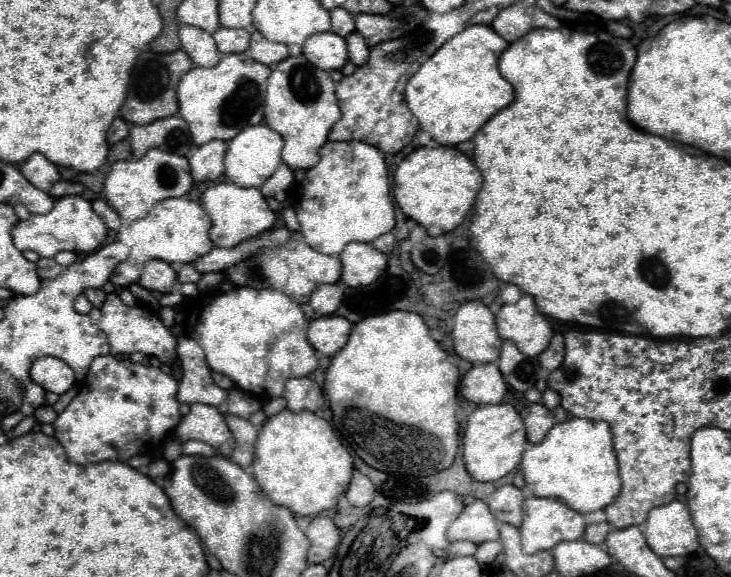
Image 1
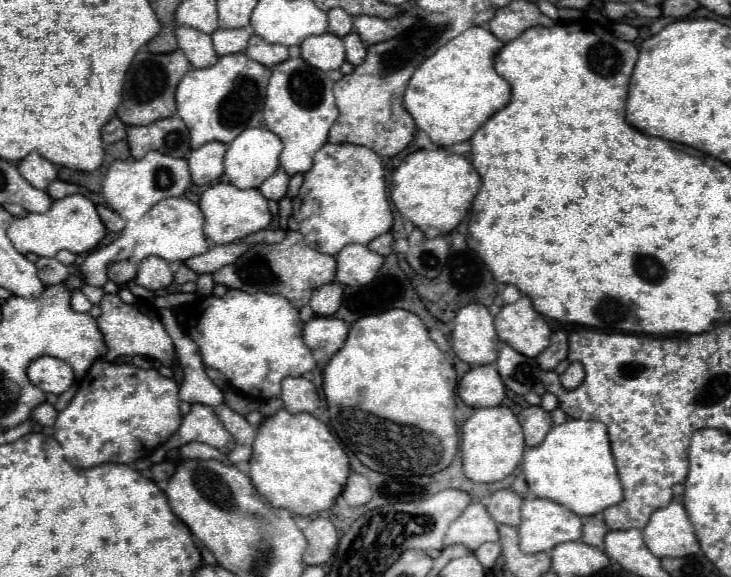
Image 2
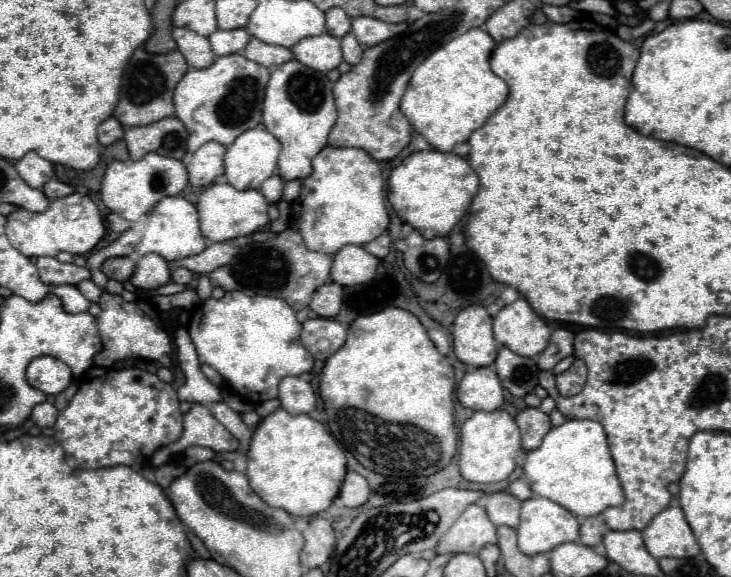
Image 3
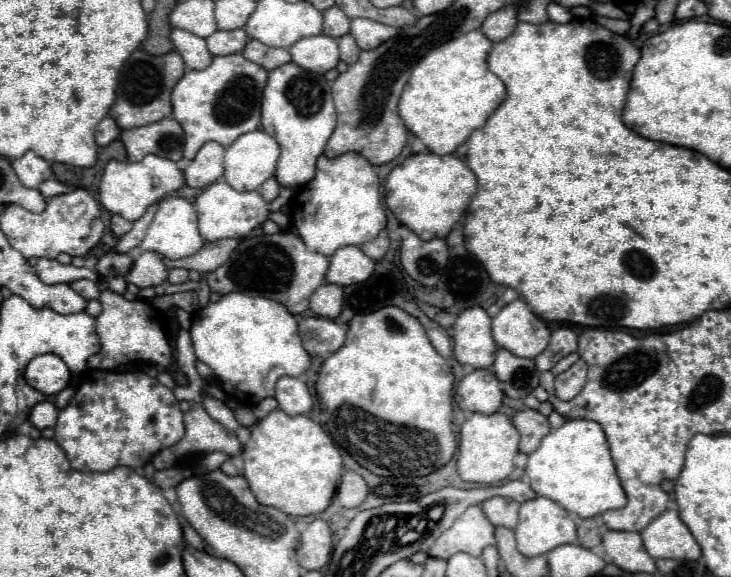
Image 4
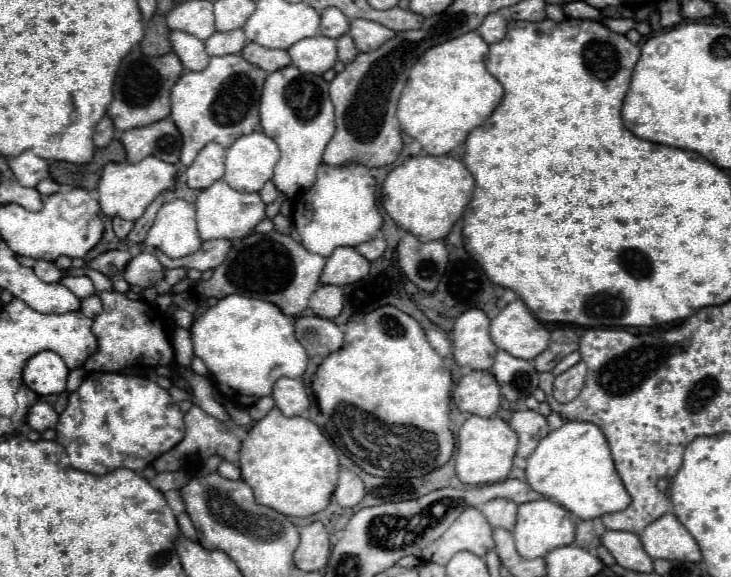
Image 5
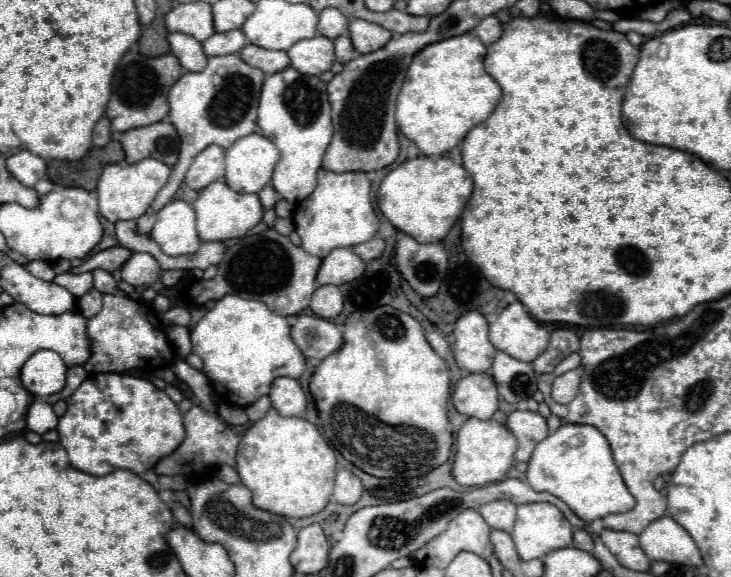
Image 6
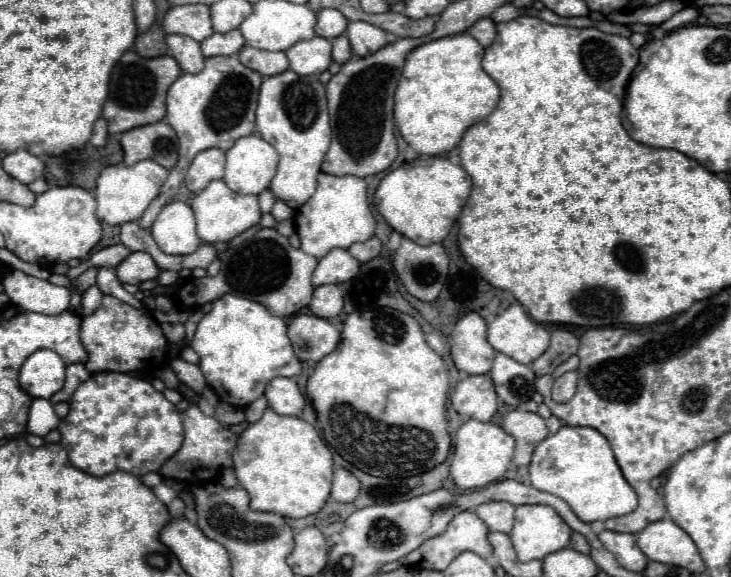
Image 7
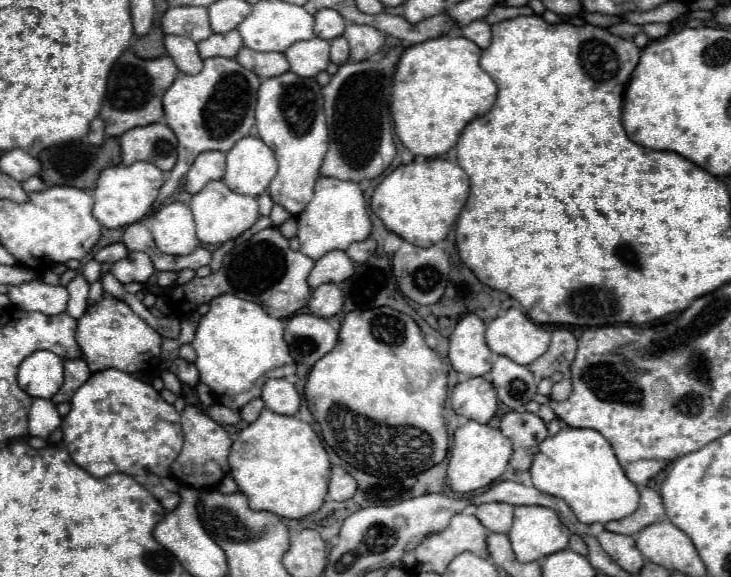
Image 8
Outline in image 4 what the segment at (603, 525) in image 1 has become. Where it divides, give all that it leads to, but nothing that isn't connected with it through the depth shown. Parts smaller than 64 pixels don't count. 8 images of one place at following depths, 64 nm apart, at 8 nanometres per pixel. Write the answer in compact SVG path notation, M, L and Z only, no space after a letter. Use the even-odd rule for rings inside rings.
M594 518L582 520L578 526L578 544L584 548L594 548L600 542L602 542L602 538L600 538L600 530L598 530L596 520Z

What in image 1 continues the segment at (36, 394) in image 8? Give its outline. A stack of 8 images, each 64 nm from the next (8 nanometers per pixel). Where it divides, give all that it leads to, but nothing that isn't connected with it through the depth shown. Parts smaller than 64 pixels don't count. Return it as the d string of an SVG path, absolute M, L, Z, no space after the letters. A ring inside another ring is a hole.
M54 356L38 358L32 364L30 376L36 384L40 384L44 390L54 392L54 394L64 394L74 384L72 368L64 360L54 358Z

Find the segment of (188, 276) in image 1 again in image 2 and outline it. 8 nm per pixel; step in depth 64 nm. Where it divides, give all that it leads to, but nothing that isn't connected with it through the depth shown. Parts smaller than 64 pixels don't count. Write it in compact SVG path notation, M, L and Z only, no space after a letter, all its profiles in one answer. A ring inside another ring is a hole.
M178 264L176 266L176 272L174 272L174 282L176 284L184 284L184 282L196 282L198 280L198 274L194 270L190 270L186 264Z

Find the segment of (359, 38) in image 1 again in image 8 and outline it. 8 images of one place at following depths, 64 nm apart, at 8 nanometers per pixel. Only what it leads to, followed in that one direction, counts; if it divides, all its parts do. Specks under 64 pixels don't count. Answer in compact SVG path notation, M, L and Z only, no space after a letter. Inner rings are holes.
M338 36L338 38L334 38L332 42L332 48L330 48L330 60L334 62L334 64L344 64L348 58L350 58L350 50L348 50L348 42L346 42L346 38L344 36Z

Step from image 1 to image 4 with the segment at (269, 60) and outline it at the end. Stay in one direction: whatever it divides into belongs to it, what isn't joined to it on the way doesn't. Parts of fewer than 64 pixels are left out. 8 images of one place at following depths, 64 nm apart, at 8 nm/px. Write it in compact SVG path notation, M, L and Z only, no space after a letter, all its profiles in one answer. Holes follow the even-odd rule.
M250 40L242 54L244 54L244 58L260 64L266 70L278 68L280 64L288 64L292 60L292 56L286 48L272 48L272 46L258 42L258 40Z

